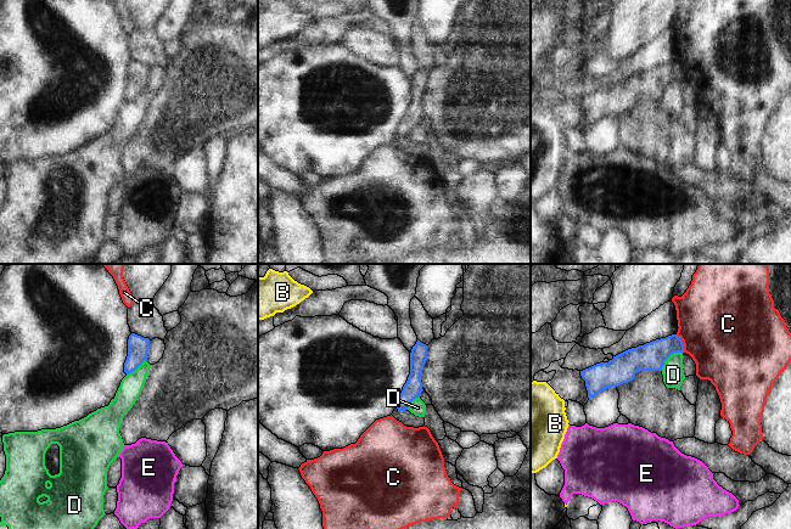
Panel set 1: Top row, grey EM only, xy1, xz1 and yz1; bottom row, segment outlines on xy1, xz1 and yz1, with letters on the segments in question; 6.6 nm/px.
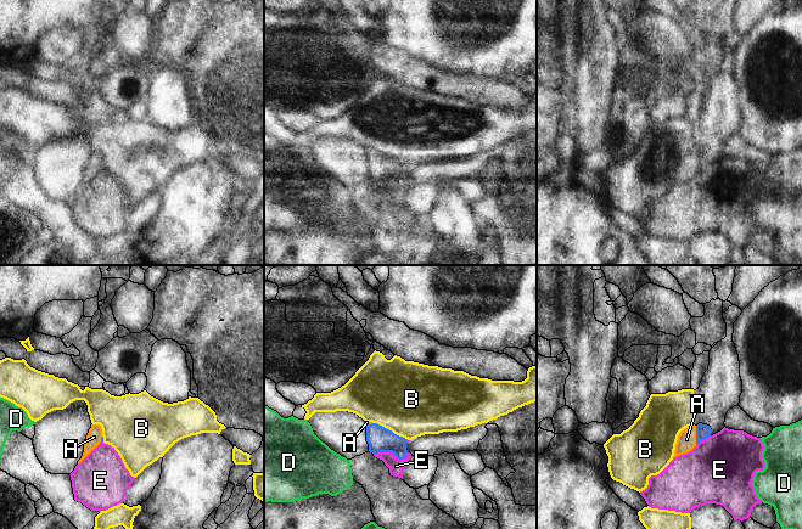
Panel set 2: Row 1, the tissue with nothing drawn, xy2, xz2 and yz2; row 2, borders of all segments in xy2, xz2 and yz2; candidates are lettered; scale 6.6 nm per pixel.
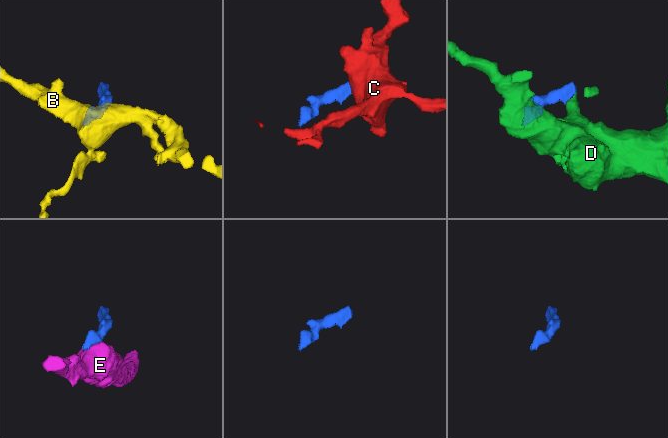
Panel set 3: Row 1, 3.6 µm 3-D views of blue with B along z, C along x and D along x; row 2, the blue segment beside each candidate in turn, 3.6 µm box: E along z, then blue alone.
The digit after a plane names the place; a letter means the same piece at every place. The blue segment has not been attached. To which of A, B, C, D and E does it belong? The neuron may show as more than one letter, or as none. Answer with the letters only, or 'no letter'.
A

